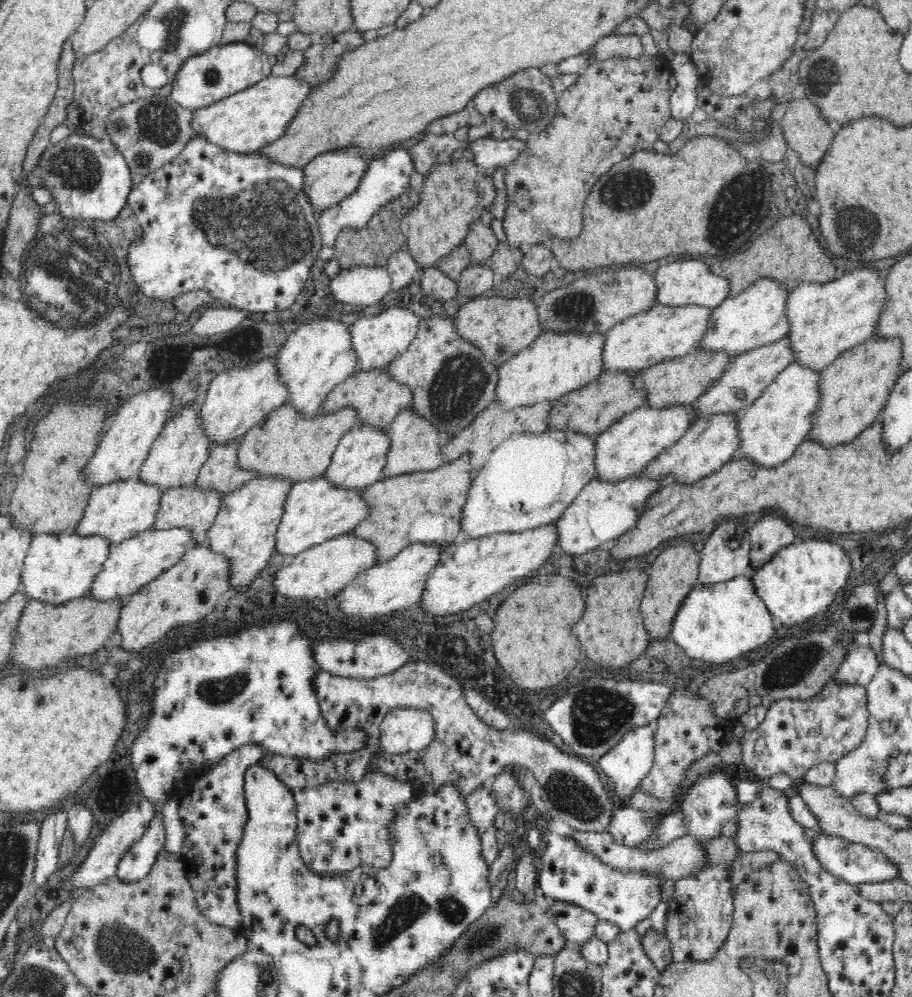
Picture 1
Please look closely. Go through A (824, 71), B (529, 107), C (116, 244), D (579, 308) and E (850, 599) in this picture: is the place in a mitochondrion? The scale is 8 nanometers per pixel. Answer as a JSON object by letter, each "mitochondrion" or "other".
{"A":"mitochondrion","B":"mitochondrion","C":"mitochondrion","D":"mitochondrion","E":"other"}

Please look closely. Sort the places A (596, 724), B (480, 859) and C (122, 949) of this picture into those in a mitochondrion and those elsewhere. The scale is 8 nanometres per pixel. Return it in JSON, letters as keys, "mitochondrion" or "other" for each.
{"A":"mitochondrion","B":"other","C":"mitochondrion"}

